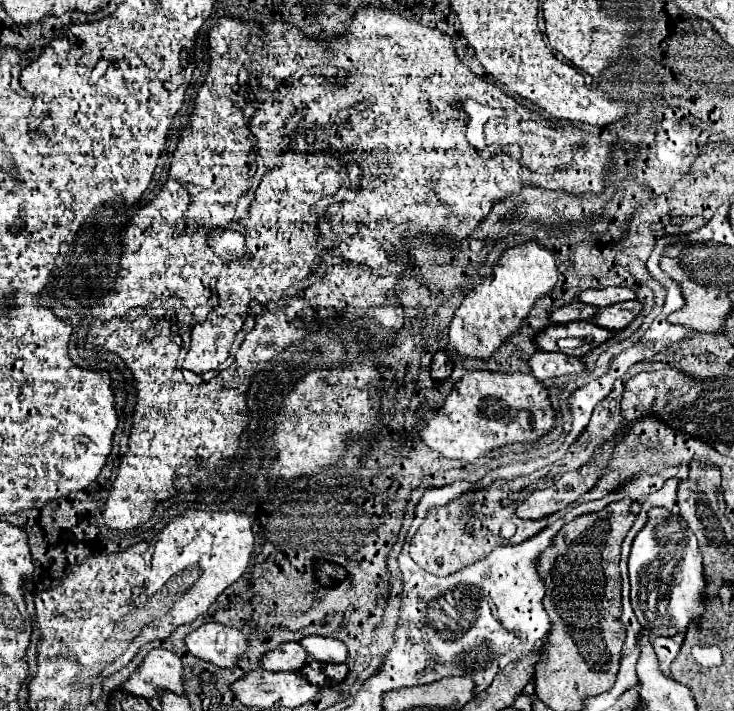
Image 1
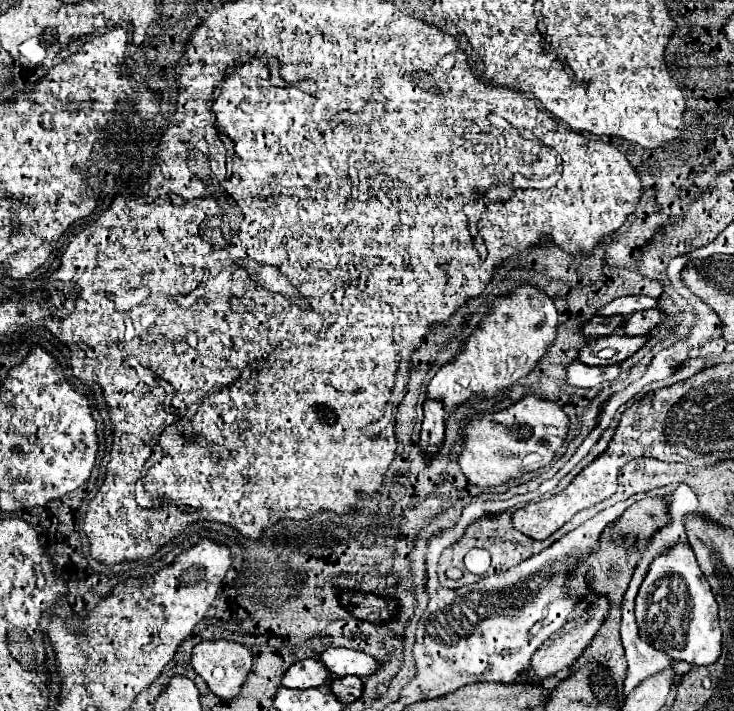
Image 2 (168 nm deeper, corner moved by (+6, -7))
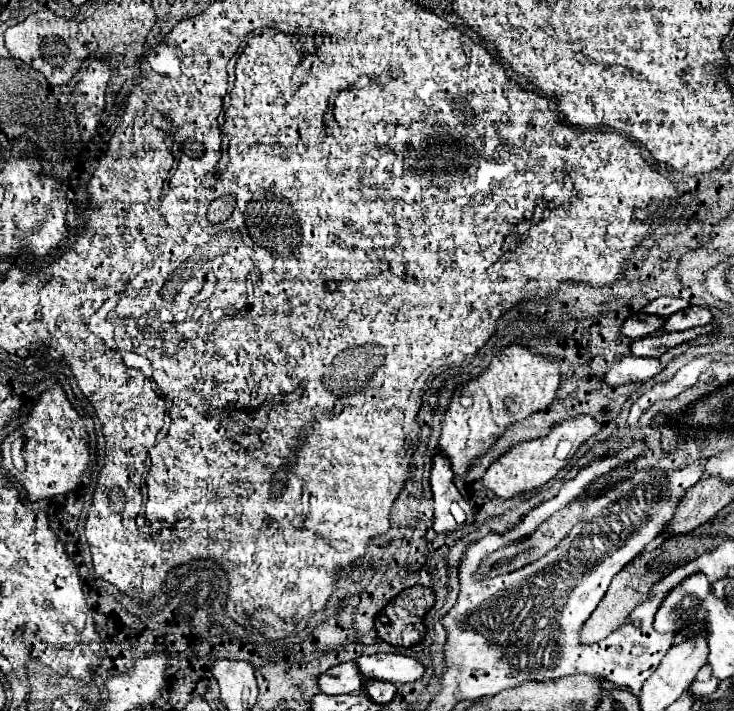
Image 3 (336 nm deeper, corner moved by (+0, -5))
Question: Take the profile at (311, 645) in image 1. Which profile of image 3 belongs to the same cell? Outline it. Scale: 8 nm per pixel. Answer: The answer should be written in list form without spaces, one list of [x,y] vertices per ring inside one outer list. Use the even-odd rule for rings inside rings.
[[[374,654],[374,656],[360,656],[356,660],[360,672],[370,680],[384,680],[392,684],[406,684],[416,682],[424,676],[424,666],[408,656],[402,654]]]

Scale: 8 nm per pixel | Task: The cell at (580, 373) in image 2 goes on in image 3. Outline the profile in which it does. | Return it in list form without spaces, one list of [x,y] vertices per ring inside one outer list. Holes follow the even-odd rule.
[[[626,356],[620,362],[614,362],[610,370],[604,376],[604,382],[616,386],[616,384],[626,384],[626,382],[646,382],[660,374],[664,366],[656,358],[636,358],[636,356]]]

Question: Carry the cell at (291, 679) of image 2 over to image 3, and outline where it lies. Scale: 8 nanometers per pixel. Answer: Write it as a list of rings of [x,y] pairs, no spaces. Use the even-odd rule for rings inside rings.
[[[346,662],[322,674],[318,678],[318,686],[324,694],[352,694],[364,688],[364,676],[360,676],[356,664]]]

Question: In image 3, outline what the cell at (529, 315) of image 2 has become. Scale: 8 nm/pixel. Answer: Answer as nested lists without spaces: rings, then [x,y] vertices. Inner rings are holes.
[[[512,344],[492,358],[492,364],[480,378],[454,392],[444,418],[440,450],[450,460],[454,476],[464,476],[476,458],[484,456],[512,424],[522,422],[530,414],[546,410],[560,386],[560,366],[544,356],[536,356],[530,348]]]

